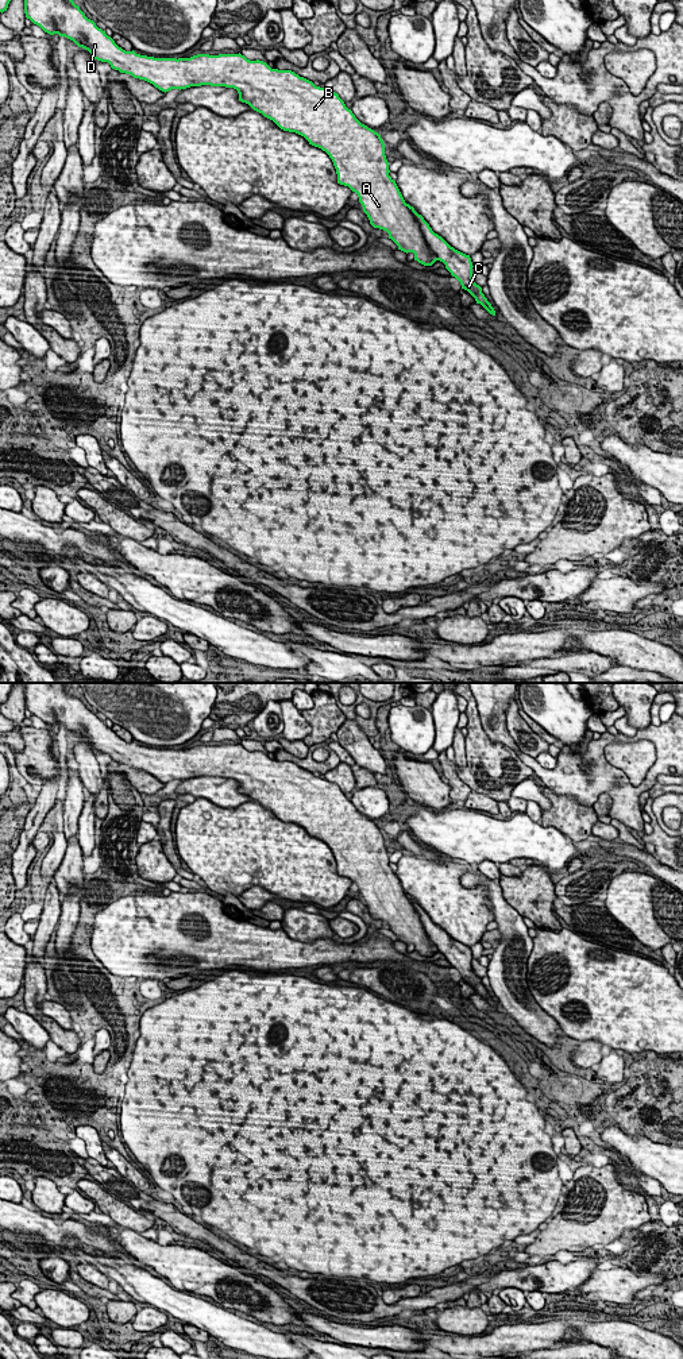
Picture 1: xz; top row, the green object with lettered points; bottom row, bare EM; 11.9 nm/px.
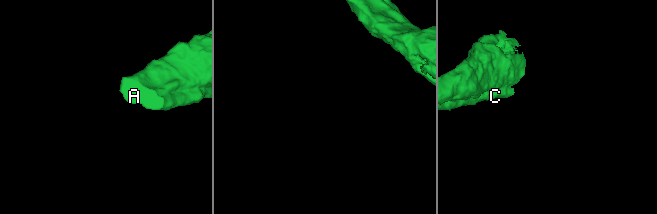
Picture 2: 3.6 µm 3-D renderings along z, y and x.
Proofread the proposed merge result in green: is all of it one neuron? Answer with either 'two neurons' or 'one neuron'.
one neuron

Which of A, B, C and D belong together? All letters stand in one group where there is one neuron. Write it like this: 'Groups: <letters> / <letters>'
Groups: A B C D

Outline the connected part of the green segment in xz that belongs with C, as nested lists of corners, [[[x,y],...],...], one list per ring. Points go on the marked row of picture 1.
[[[24,0],[24,13],[34,24],[39,26],[45,32],[65,36],[73,40],[78,47],[88,50],[93,59],[108,62],[112,69],[120,73],[131,74],[134,78],[144,80],[153,84],[162,92],[171,89],[186,89],[190,86],[225,86],[234,88],[239,93],[239,101],[248,104],[254,111],[273,120],[281,130],[296,132],[304,136],[309,144],[325,151],[333,162],[337,174],[337,184],[348,186],[359,197],[363,212],[367,215],[370,224],[374,228],[383,229],[389,233],[398,250],[413,252],[414,260],[424,266],[432,266],[436,260],[445,265],[445,269],[455,277],[462,289],[467,290],[490,314],[495,316],[495,310],[482,293],[482,287],[472,281],[472,262],[470,255],[466,255],[451,247],[441,236],[435,233],[429,224],[418,215],[413,206],[405,202],[395,181],[389,175],[389,162],[385,155],[385,143],[378,132],[362,124],[337,93],[325,88],[316,86],[312,81],[300,77],[292,70],[271,69],[263,61],[250,61],[239,54],[197,54],[190,58],[154,58],[147,55],[126,51],[119,47],[115,40],[105,34],[96,23],[85,16],[73,0]]]

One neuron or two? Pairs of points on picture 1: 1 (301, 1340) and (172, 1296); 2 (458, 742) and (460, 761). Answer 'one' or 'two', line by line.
1: one
2: one

